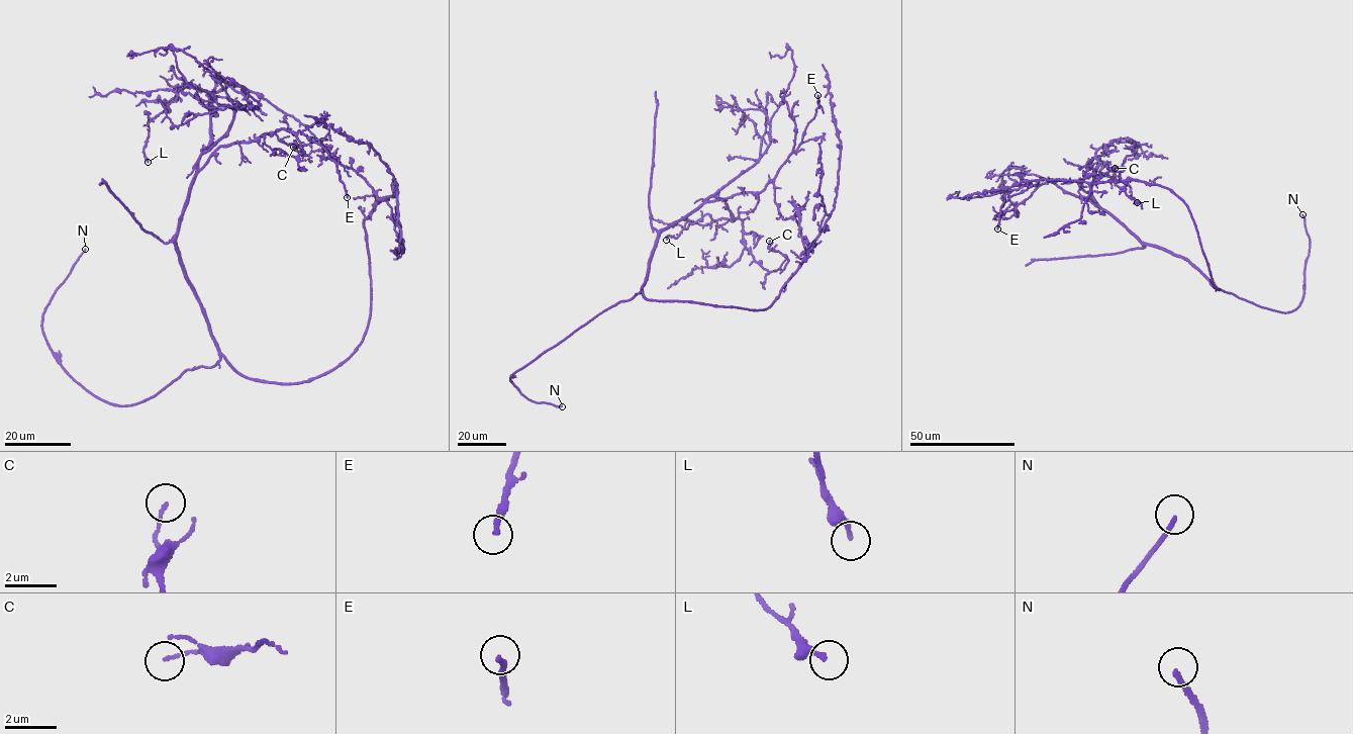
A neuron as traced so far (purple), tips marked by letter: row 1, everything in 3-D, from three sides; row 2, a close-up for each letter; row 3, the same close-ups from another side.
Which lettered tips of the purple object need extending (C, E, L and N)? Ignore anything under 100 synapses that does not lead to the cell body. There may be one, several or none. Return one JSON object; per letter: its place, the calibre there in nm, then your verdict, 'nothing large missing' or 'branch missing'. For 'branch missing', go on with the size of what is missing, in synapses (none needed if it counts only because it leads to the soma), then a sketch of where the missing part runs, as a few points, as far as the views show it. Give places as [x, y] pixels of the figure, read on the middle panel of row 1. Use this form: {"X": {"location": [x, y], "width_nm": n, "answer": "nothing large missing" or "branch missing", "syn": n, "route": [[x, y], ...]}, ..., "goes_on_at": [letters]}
{"C": {"location": [769, 241], "width_nm": 110, "answer": "nothing large missing"}, "E": {"location": [817, 95], "width_nm": 190, "answer": "nothing large missing"}, "L": {"location": [666, 240], "width_nm": 200, "answer": "nothing large missing"}, "N": {"location": [562, 406], "width_nm": 170, "answer": "branch missing", "route": [[562, 406], [568, 409], [613, 410], [659, 396]]}, "goes_on_at": ["N"]}

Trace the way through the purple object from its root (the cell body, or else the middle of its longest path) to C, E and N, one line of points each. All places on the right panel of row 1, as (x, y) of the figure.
C: (1219, 289), (1188, 261), (1145, 245), (1093, 203), (1096, 152), (1128, 138), (1135, 151), (1115, 168)
E: (1219, 289), (1188, 261), (1142, 243), (1098, 206), (1076, 181), (1048, 181), (1011, 195), (1000, 209), (997, 228)
N: (1219, 289), (1211, 283), (1260, 306), (1284, 313), (1296, 308), (1303, 293), (1305, 267), (1310, 248), (1302, 214)

